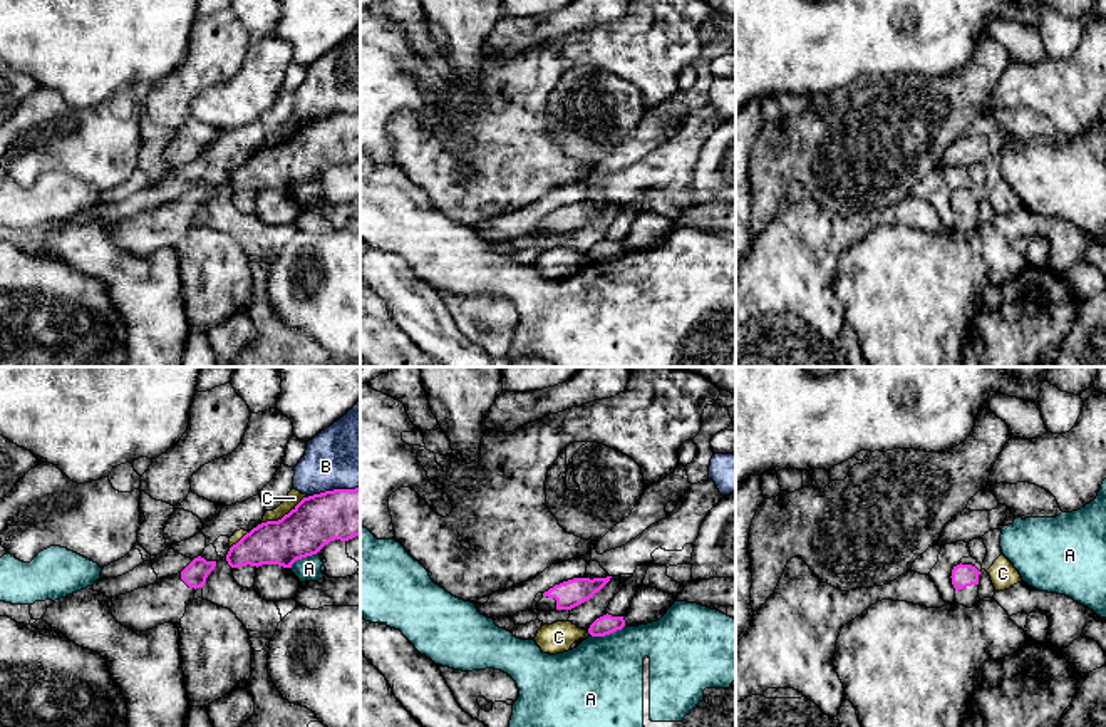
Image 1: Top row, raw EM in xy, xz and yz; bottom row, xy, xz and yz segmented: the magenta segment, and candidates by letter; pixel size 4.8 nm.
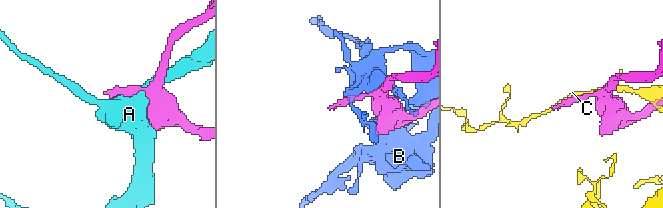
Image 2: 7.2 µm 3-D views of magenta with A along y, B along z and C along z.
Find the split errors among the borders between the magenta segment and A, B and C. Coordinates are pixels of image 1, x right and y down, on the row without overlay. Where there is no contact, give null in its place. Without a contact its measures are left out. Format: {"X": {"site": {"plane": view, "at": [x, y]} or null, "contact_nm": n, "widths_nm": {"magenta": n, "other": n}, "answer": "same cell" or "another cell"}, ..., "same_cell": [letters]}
{"A": {"site": {"plane": "xz", "at": [607, 258]}, "contact_nm": 180, "widths_nm": {"magenta": 90, "other": 420}, "answer": "another cell"}, "B": {"site": {"plane": "xy", "at": [334, 114]}, "contact_nm": 260, "widths_nm": {"magenta": 240, "other": 360}, "answer": "another cell"}, "C": {"site": {"plane": "xy", "at": [285, 139]}, "contact_nm": 280, "widths_nm": {"magenta": 240, "other": 70}, "answer": "another cell"}, "same_cell": []}

